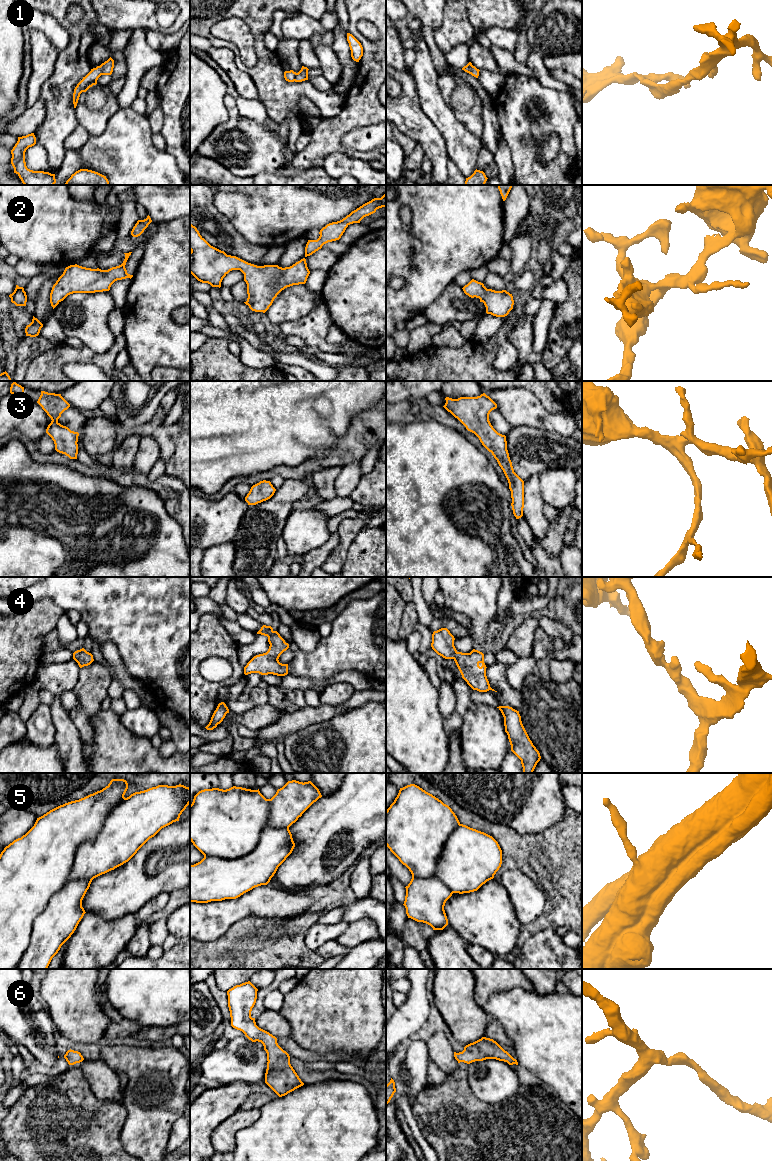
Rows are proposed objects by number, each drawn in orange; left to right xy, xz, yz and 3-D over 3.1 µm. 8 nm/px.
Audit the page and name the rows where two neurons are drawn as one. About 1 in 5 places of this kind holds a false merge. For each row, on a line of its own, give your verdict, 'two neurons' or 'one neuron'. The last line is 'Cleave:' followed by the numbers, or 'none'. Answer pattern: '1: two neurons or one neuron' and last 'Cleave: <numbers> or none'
1: one neuron
2: one neuron
3: one neuron
4: one neuron
5: two neurons
6: one neuron
Cleave: 5

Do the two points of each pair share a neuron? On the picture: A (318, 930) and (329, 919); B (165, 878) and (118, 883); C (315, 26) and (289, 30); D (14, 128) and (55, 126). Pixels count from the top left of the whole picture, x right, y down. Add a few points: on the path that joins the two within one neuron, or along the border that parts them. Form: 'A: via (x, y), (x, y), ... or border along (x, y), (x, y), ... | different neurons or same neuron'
A: border along (341, 920), (332, 924), (317, 923) | different neurons
B: via (153, 879), (130, 880) | same neuron
C: via (309, 26), (295, 28) | same neuron
D: border along (45, 105), (45, 118), (33, 132) | different neurons

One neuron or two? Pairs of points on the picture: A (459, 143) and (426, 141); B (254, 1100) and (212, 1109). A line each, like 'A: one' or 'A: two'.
A: two
B: two

